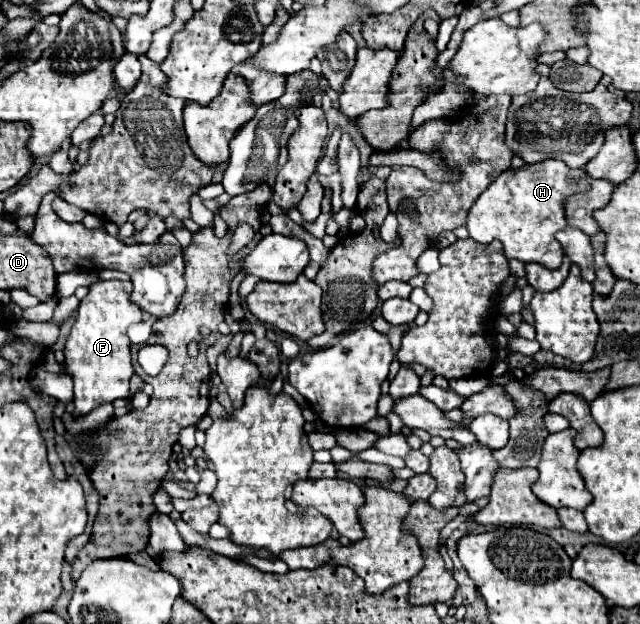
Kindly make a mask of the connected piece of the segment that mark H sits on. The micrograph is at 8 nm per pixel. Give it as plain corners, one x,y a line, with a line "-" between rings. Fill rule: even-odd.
544,160
544,164
526,164
518,170
508,168
478,196
468,212
466,228
470,238
480,244
500,240
504,244
506,258
518,258
520,262
538,262
546,268
558,268
564,252
556,240
556,232
566,228
566,200
578,192
590,188
592,178
584,168
572,170
562,160

